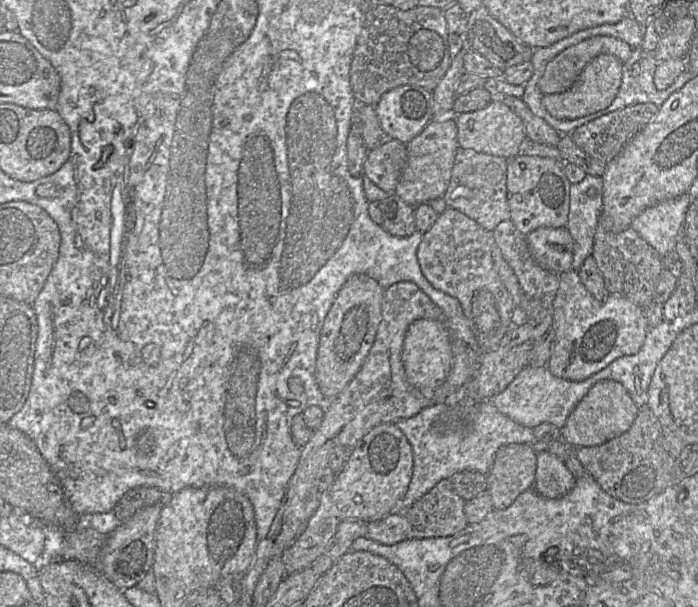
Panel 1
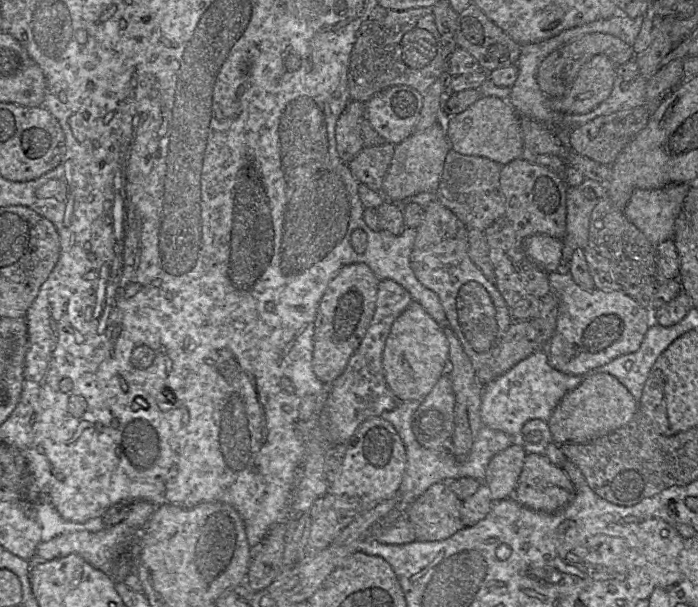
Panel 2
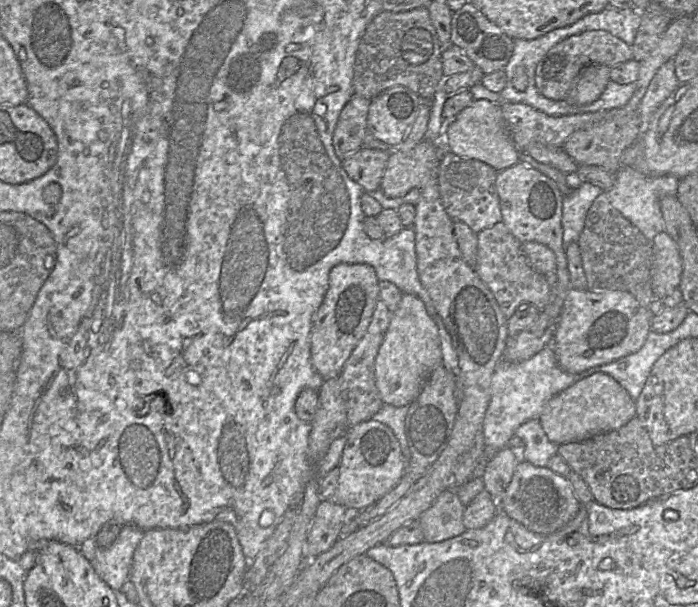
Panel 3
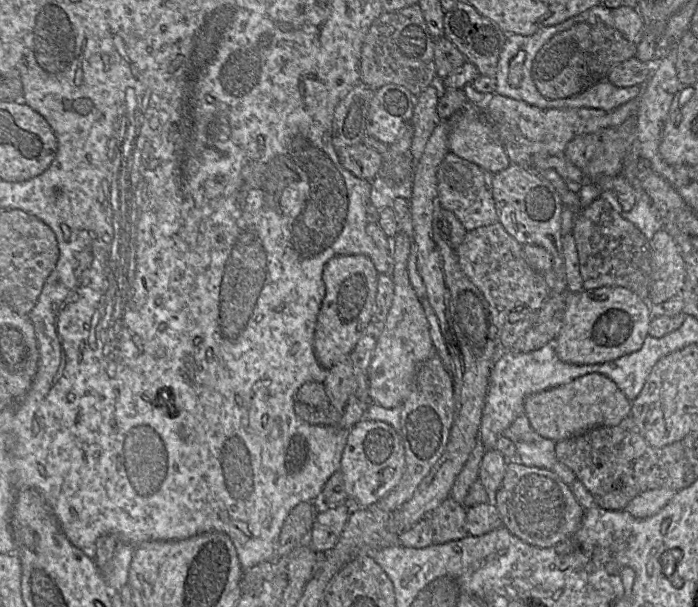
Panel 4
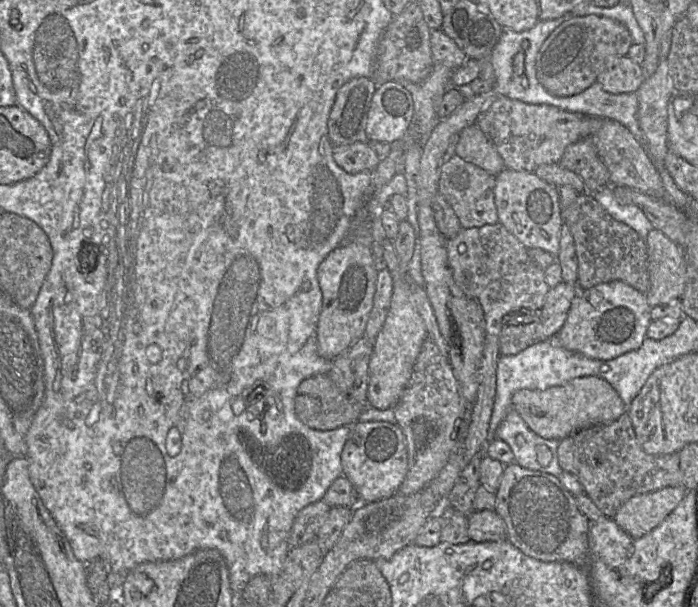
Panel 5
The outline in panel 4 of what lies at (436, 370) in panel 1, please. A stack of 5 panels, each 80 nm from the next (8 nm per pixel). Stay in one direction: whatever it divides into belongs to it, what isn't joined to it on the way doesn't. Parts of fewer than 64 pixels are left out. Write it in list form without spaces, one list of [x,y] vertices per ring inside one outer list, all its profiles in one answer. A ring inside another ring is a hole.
[[[398,232],[394,243],[394,267],[391,276],[394,297],[368,368],[369,399],[386,409],[402,406],[413,389],[418,366],[436,354],[429,323],[408,276],[410,247],[408,236]]]

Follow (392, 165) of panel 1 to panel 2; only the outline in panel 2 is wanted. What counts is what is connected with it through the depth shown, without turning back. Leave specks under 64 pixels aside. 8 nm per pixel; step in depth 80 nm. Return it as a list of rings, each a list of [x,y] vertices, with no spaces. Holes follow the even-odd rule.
[[[384,143],[381,146],[363,147],[362,150],[347,164],[354,178],[373,191],[381,191],[383,179],[391,163],[395,145]]]

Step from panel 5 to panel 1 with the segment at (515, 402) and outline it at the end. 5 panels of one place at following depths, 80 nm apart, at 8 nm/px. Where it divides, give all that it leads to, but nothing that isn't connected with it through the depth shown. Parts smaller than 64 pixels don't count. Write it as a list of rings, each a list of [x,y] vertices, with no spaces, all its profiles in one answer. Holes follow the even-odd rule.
[[[614,380],[596,382],[575,406],[561,430],[561,439],[571,447],[597,446],[626,432],[633,424],[639,407],[625,387]]]

